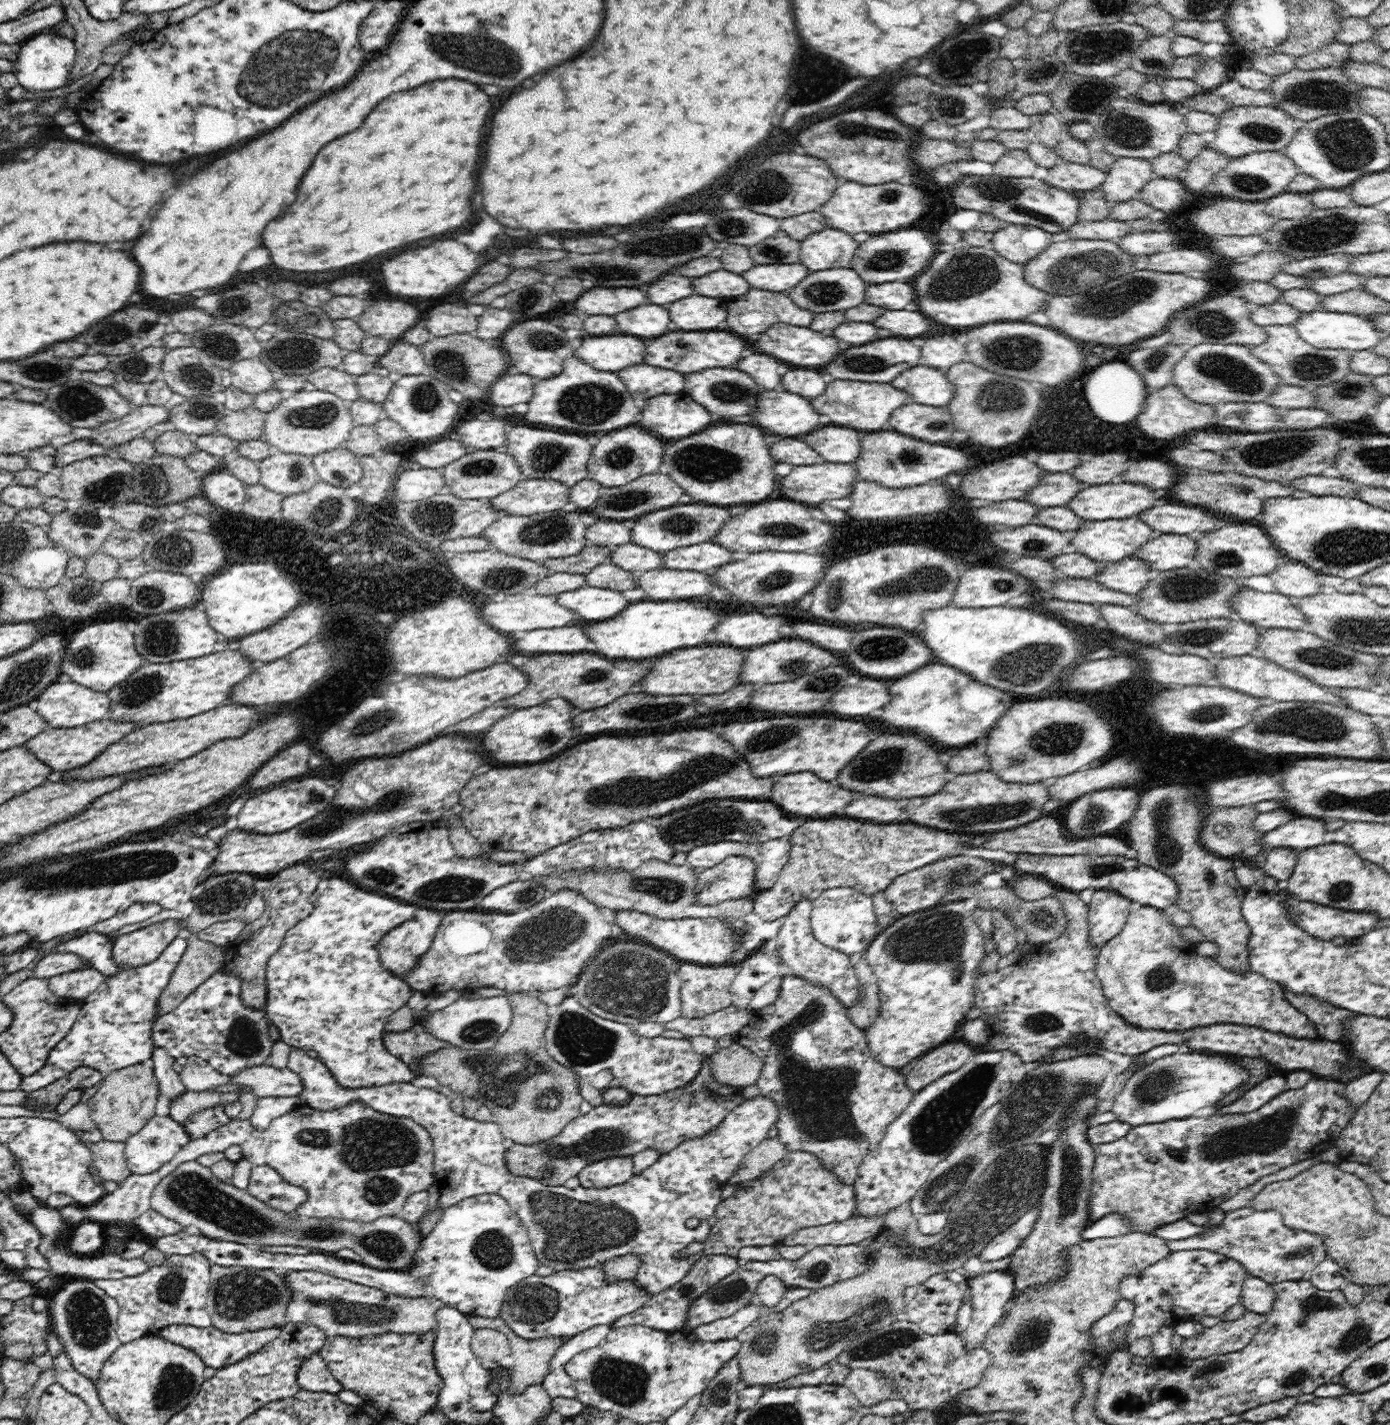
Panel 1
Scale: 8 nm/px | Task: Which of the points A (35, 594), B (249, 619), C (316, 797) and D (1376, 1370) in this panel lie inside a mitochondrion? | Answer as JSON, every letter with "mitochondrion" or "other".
{"A":"other","B":"other","C":"mitochondrion","D":"mitochondrion"}

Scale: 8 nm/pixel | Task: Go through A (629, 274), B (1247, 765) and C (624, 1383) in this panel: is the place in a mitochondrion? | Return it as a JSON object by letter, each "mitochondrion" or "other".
{"A":"mitochondrion","B":"other","C":"mitochondrion"}

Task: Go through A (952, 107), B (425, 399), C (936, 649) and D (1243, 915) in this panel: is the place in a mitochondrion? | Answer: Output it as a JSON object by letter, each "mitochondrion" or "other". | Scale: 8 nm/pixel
{"A":"mitochondrion","B":"mitochondrion","C":"other","D":"other"}

